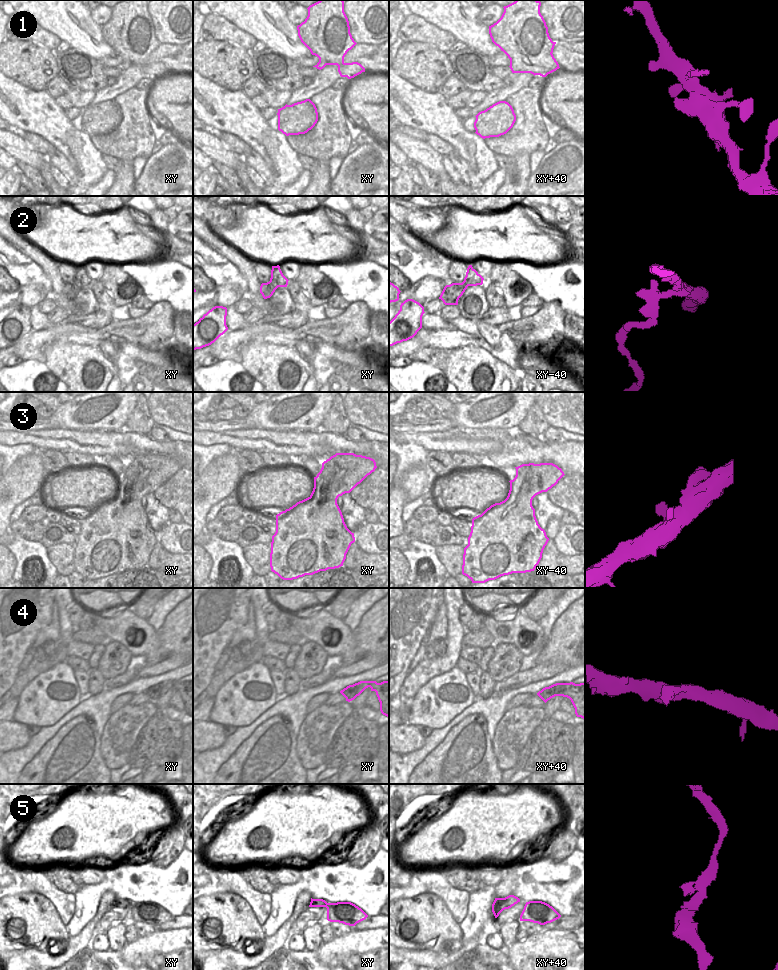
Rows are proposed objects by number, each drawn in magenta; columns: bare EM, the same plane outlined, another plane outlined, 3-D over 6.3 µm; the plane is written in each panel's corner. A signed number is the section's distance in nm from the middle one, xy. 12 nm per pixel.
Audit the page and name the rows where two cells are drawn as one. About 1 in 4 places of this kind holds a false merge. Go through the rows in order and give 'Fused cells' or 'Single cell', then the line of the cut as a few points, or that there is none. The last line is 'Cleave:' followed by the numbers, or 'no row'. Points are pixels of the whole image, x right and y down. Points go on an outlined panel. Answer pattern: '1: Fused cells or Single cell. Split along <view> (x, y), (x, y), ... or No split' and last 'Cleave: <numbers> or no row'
1: Single cell. No split
2: Fused cells. Split along xy (270, 279), (277, 287)
3: Single cell. No split
4: Single cell. No split
5: Single cell. No split
Cleave: 2.

